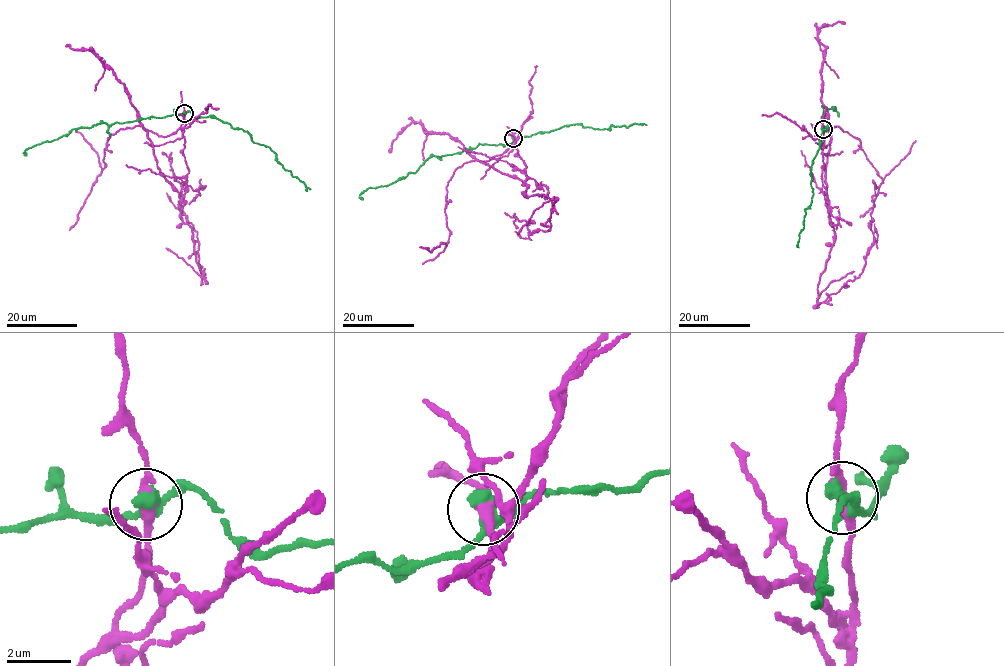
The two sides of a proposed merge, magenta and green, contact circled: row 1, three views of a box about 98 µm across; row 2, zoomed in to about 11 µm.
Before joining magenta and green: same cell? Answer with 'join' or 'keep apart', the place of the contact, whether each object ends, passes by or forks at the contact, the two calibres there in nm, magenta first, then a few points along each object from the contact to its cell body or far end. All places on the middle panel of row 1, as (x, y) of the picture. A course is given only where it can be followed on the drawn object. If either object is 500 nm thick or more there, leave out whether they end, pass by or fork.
keep apart | (513, 138) | magenta passes by | green passes by | 280/340 nm | magenta via (513, 139), (526, 166), (526, 197), (547, 195), (555, 202), (546, 232), (529, 233), (528, 222), (505, 212) | green via (513, 138), (503, 145), (478, 144), (430, 156), (415, 172), (368, 188), (359, 195), (363, 199)

